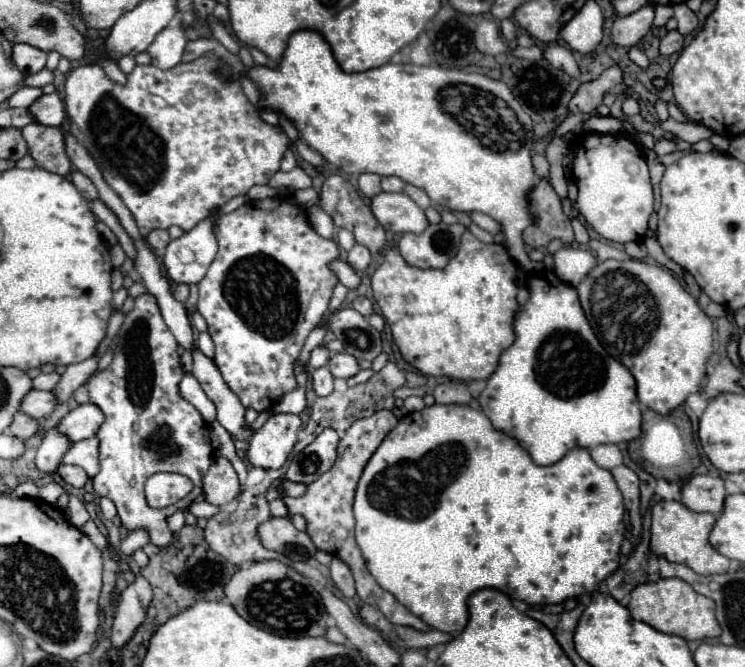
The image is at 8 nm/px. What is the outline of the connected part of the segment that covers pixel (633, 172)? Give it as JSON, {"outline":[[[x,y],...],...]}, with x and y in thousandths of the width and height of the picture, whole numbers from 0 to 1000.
{"outline":[[[783,201],[772,222],[769,273],[777,282],[772,312],[804,354],[834,366],[863,360],[877,318],[877,276],[863,225],[852,210],[836,201]]]}

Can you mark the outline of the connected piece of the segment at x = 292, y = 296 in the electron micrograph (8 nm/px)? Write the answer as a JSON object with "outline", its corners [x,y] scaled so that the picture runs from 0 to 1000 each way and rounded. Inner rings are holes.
{"outline":[[[374,297],[332,303],[321,315],[297,324],[291,336],[291,363],[294,378],[275,417],[267,423],[264,462],[278,480],[281,501],[289,513],[286,540],[307,582],[321,594],[329,612],[353,618],[366,612],[377,594],[399,582],[393,543],[399,540],[412,501],[439,468],[444,435],[452,426],[452,417],[439,396],[455,384],[455,369],[447,360],[434,360],[417,342],[407,312]]]}

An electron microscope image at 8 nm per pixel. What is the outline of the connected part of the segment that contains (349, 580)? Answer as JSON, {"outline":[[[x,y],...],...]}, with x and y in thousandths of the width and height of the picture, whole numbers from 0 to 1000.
{"outline":[[[450,834],[442,846],[442,855],[444,855],[444,870],[458,885],[458,891],[463,897],[474,897],[477,894],[477,873],[474,873],[474,861],[471,861],[468,849],[458,837]]]}

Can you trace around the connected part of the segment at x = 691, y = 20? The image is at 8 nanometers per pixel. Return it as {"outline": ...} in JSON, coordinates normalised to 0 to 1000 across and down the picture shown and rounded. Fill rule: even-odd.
{"outline":[[[906,6],[903,15],[906,15],[906,27],[909,27],[909,33],[911,33],[911,42],[909,42],[909,45],[911,45],[917,54],[930,51],[930,48],[936,45],[936,24],[933,24],[933,18],[928,18],[928,15],[922,12],[922,6]]]}

